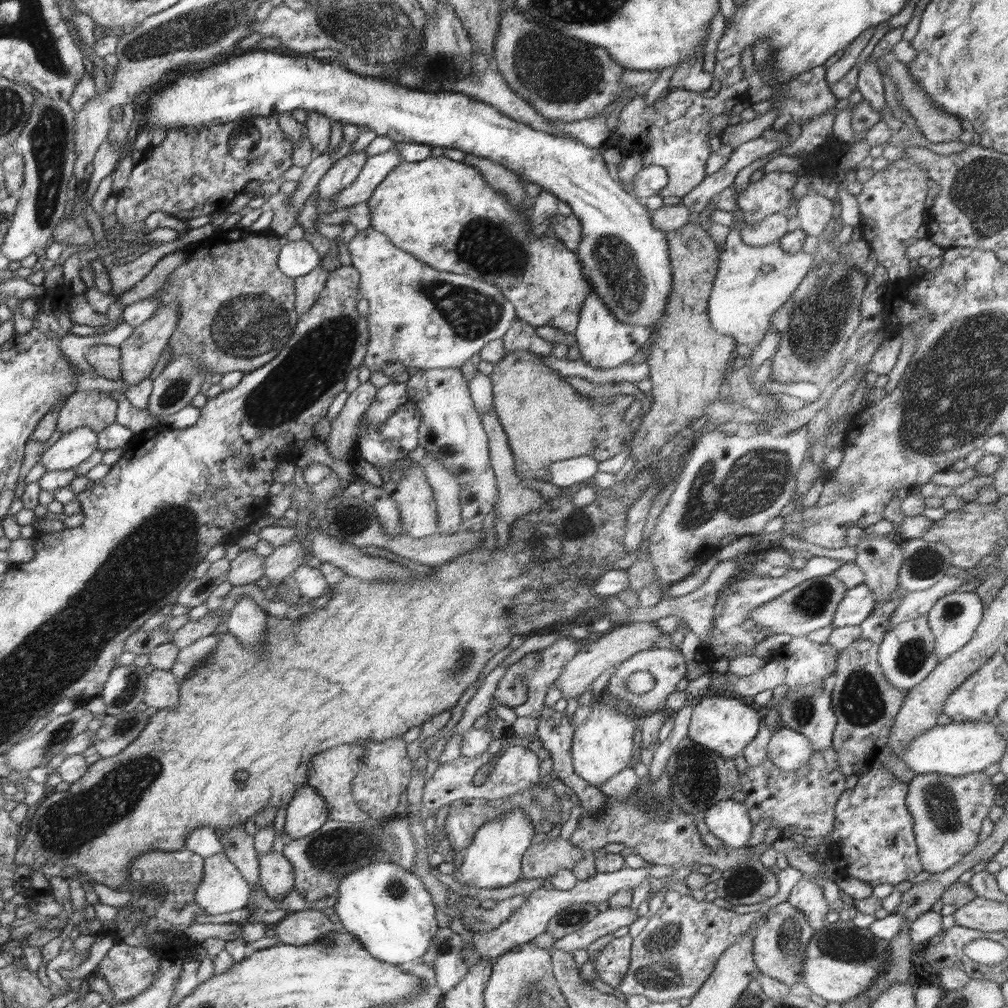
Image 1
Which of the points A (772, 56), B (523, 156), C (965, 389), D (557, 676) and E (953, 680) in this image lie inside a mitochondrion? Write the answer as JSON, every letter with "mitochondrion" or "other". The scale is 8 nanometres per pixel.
{"A":"other","B":"other","C":"mitochondrion","D":"other","E":"other"}

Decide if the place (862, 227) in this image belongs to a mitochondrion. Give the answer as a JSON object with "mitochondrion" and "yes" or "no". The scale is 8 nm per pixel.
{"mitochondrion":"no"}

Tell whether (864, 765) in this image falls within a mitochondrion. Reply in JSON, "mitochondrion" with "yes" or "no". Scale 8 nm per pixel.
{"mitochondrion":"no"}

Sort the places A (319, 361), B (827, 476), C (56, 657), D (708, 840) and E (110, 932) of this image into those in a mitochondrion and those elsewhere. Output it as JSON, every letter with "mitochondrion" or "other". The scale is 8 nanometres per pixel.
{"A":"mitochondrion","B":"other","C":"mitochondrion","D":"other","E":"other"}

